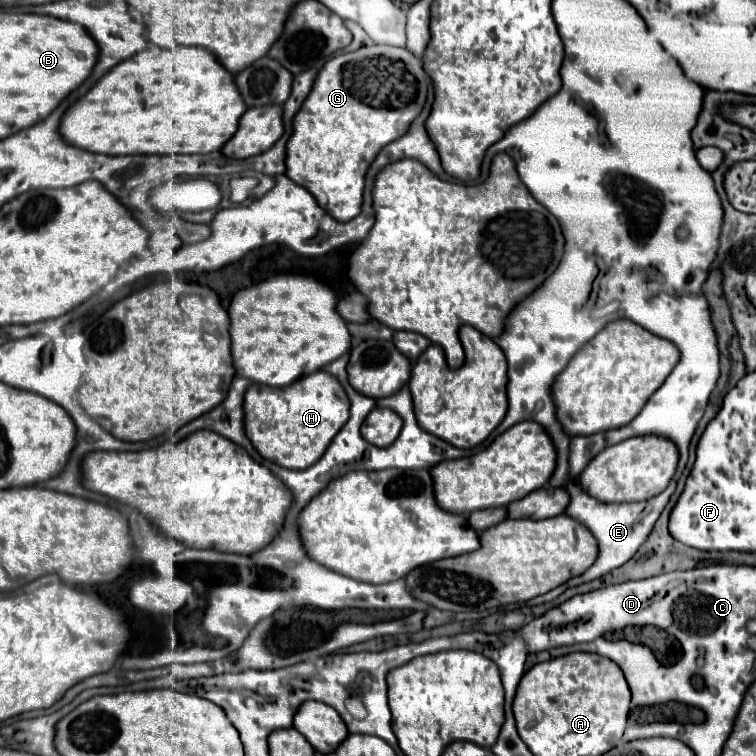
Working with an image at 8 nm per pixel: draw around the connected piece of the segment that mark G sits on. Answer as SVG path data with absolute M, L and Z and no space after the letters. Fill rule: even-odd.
M364 46L356 52L340 54L328 60L318 72L310 96L294 118L294 134L286 146L286 176L304 186L336 220L352 220L362 212L364 178L370 164L386 144L408 132L412 120L422 112L428 100L428 86L430 78L424 72L422 60L408 48Z

